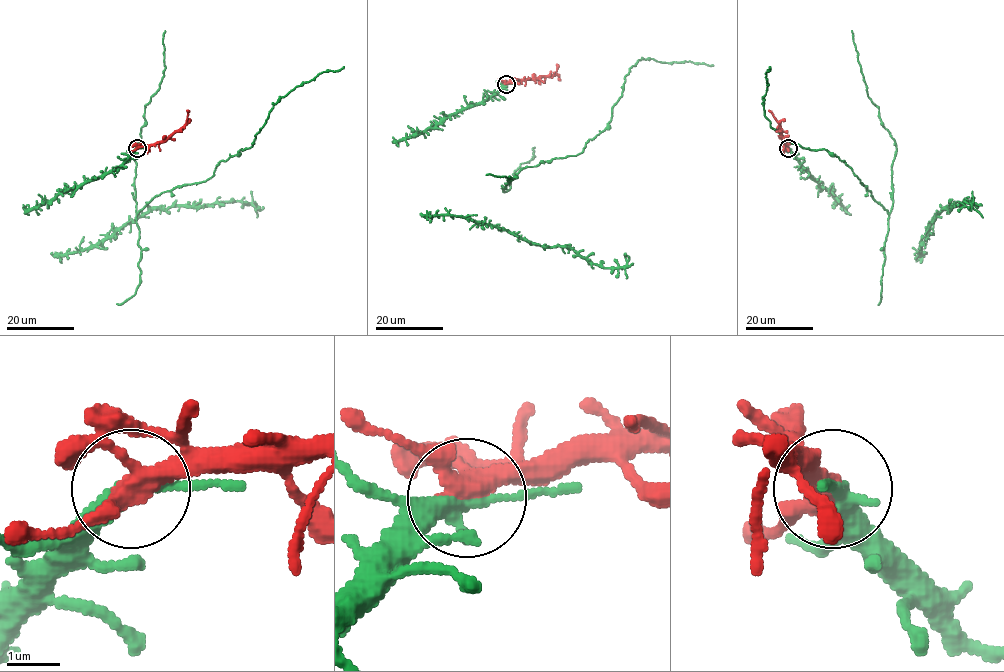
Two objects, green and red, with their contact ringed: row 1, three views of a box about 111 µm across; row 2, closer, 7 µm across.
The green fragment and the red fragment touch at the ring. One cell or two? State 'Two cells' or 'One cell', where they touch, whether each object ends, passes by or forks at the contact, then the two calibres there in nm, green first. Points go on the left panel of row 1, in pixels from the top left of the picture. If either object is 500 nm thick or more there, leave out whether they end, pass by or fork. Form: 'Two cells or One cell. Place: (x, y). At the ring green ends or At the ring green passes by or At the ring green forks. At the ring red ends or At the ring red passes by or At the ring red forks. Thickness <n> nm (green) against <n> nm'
One cell. Place: (137, 148). At the ring green passes by. At the ring red forks. Thickness 280 nm (green) against 320 nm

